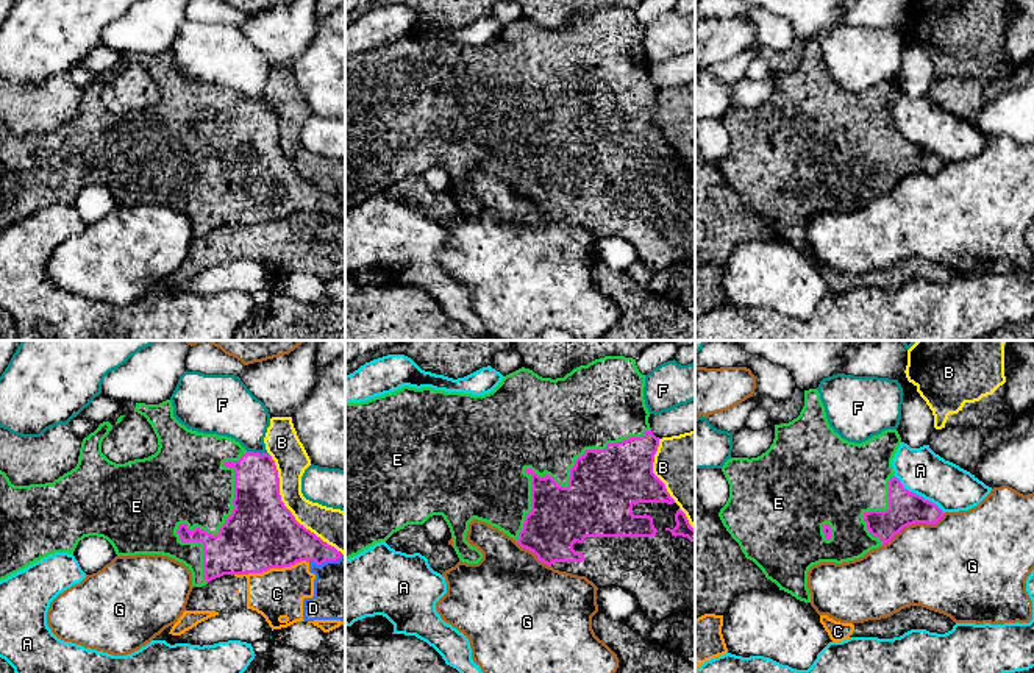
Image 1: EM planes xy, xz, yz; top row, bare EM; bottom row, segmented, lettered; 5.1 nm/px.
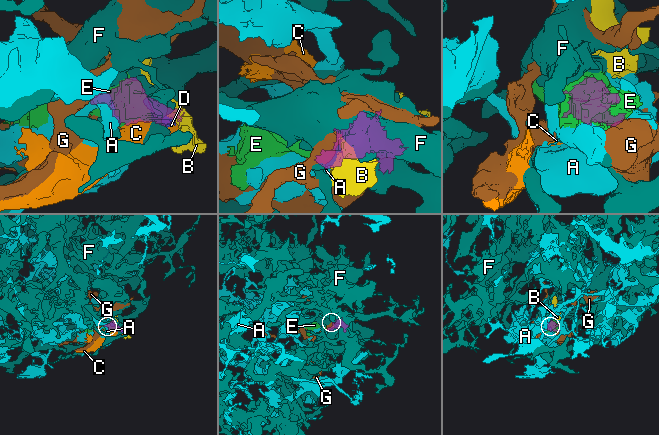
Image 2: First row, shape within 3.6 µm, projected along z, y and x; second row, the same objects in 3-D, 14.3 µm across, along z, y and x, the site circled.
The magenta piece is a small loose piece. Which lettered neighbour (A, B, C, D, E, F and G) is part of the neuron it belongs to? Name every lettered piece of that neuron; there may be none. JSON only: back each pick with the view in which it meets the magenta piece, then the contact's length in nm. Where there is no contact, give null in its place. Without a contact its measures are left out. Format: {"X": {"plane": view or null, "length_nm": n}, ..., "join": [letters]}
{"E": {"plane": "xz", "length_nm": 900}, "join": ["E"]}

